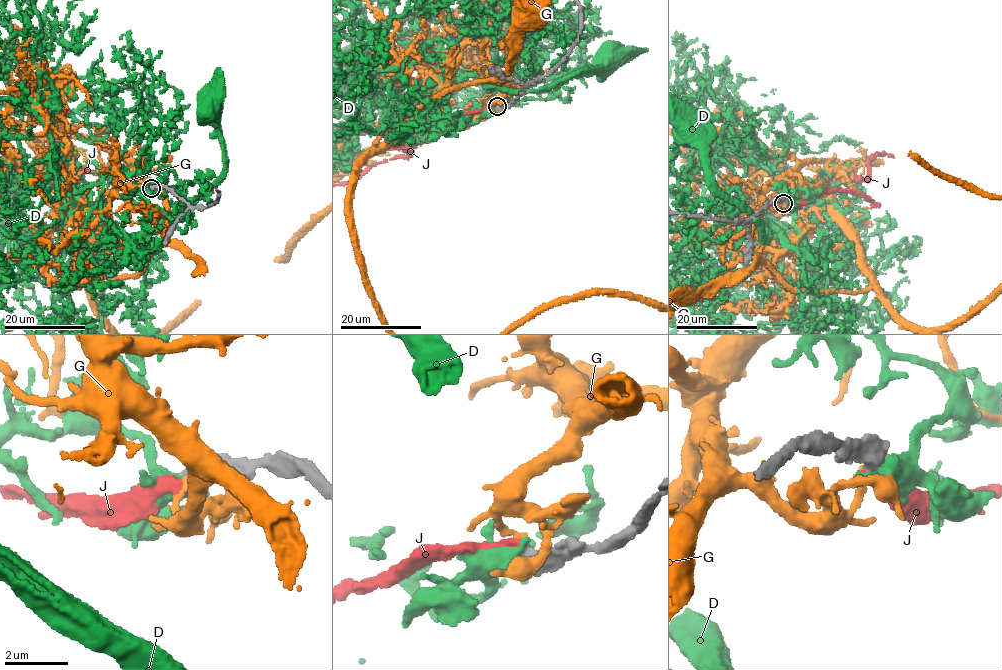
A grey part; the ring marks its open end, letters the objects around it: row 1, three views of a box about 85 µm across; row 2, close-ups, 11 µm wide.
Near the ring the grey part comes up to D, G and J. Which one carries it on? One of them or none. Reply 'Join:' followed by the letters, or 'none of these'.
Join: J

